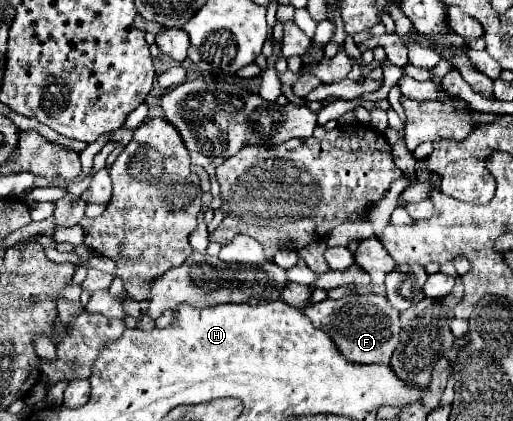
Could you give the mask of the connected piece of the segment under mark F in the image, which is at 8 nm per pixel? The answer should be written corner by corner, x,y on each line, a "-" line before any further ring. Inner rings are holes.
345,295
343,299
325,299
315,305
301,309
305,317
317,327
331,335
331,341
339,353
351,363
389,363
399,343
399,313
381,295

